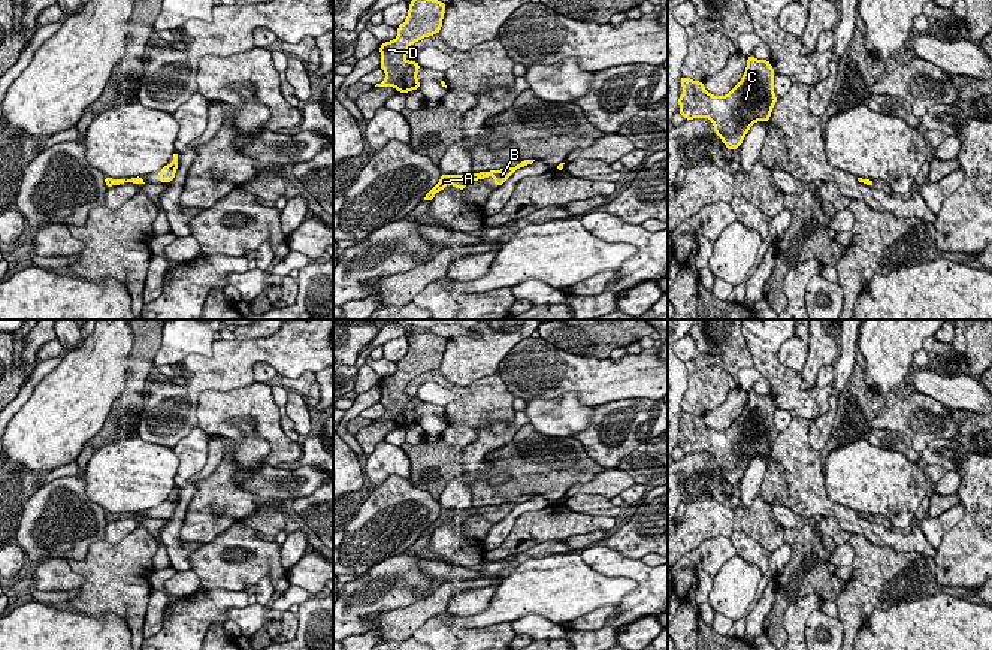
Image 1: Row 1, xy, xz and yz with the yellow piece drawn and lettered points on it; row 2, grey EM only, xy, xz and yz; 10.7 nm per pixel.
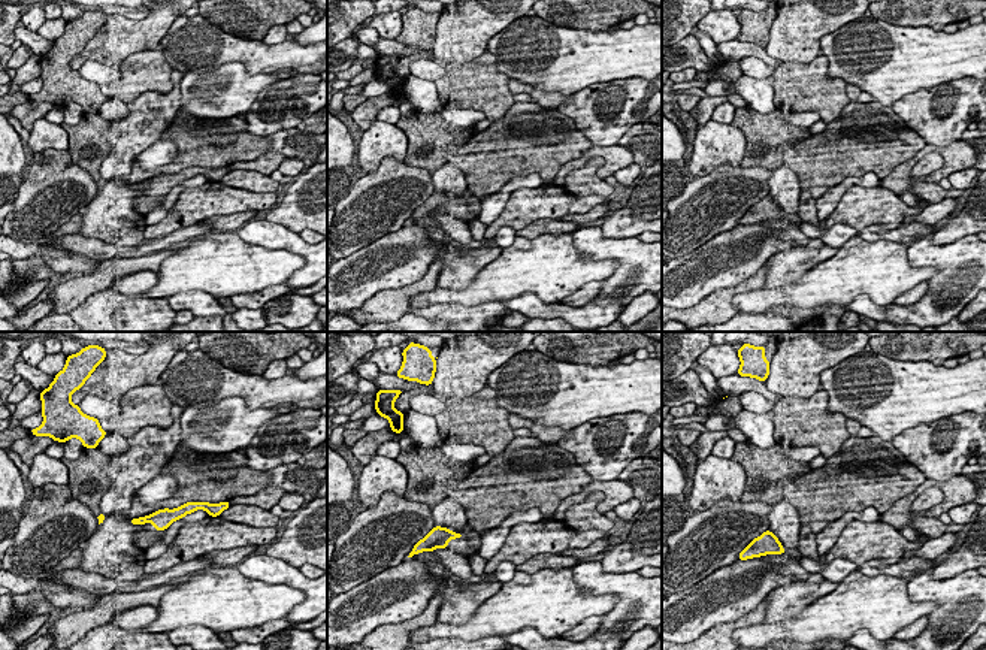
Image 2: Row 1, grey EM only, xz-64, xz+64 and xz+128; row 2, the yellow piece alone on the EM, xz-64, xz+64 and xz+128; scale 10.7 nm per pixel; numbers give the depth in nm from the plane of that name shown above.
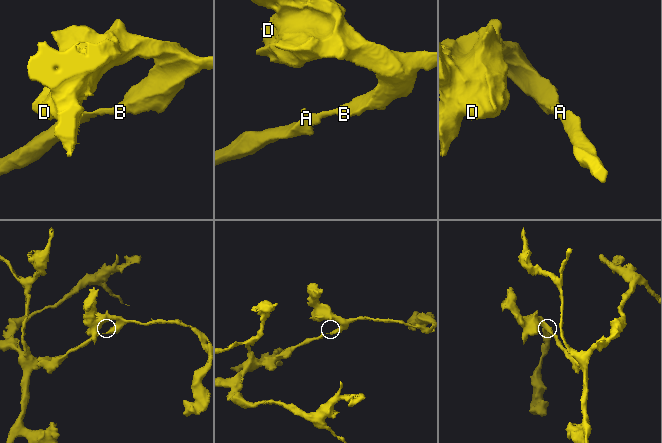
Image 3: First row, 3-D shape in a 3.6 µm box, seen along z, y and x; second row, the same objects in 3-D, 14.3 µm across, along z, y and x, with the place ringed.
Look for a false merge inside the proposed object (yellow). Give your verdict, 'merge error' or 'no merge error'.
no merge error

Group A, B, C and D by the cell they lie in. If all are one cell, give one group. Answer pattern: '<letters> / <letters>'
A B C D

